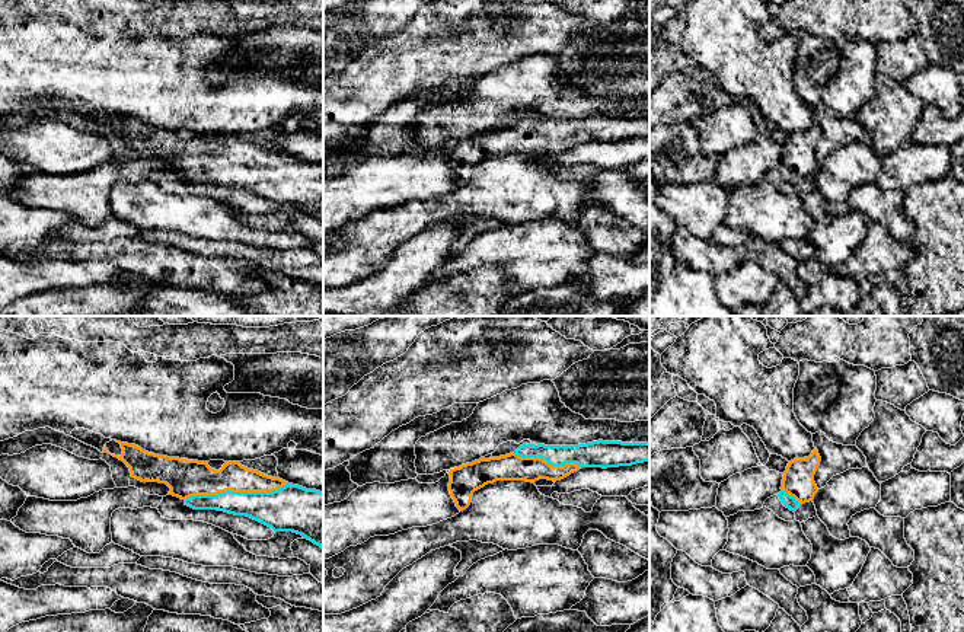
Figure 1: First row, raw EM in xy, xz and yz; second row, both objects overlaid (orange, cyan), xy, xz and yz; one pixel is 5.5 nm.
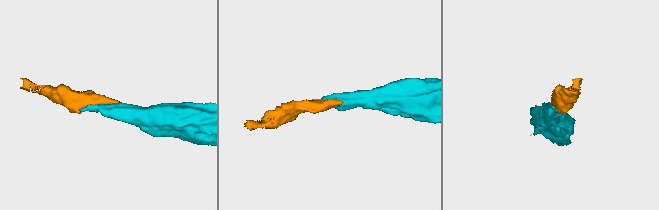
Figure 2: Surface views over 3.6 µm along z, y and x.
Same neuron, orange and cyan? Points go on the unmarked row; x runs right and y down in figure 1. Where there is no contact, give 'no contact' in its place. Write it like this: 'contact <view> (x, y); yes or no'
contact xy (236, 165); yes

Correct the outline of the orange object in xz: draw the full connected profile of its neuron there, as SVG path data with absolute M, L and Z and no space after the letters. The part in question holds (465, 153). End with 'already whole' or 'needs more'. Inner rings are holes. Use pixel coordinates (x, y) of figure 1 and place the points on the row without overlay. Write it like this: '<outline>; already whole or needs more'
M593 115L578 119L523 118L514 127L450 143L449 165L463 185L475 165L497 154L561 154L582 141L619 141L649 135L649 116Z; needs more

